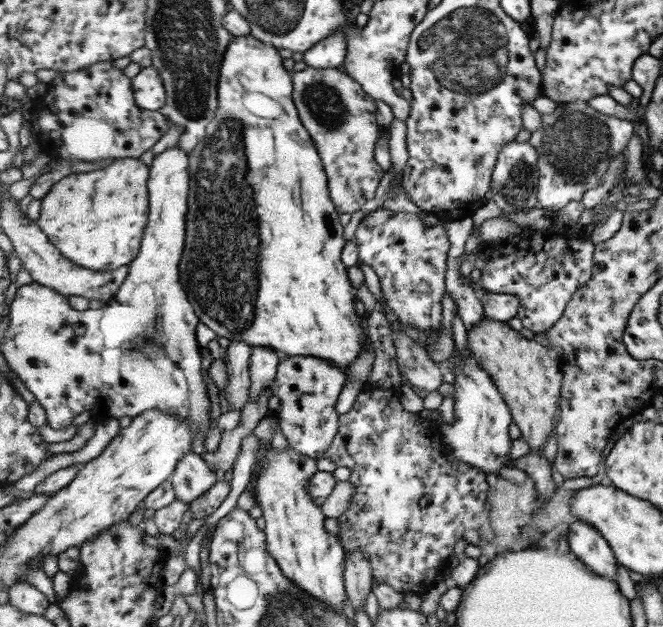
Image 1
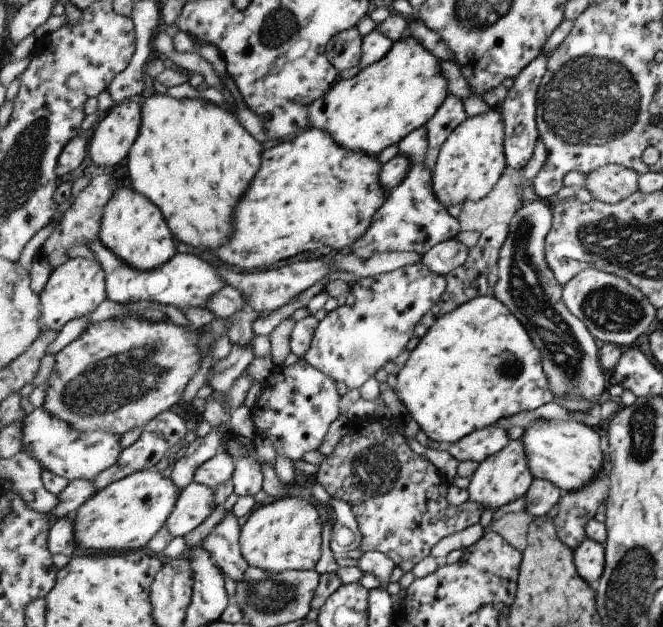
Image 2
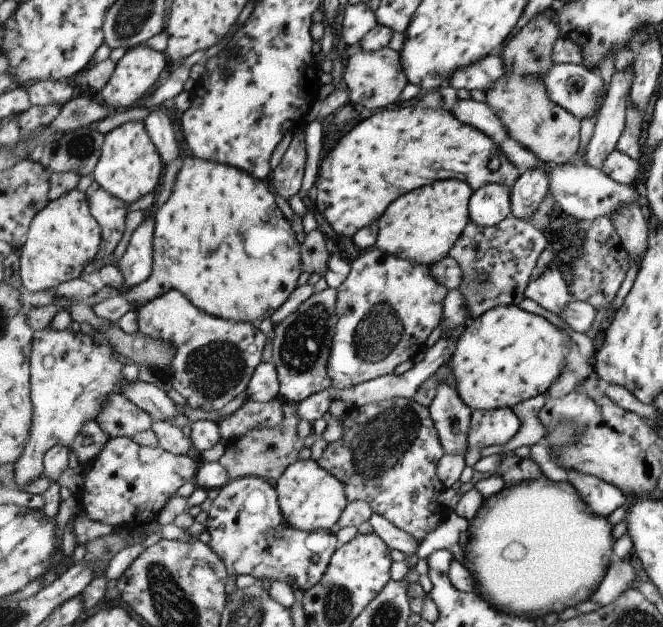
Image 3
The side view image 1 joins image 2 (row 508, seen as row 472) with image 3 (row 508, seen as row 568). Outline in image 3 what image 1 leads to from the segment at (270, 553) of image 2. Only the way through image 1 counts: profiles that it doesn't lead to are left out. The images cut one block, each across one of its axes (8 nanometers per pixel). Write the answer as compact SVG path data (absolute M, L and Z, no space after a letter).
M300 458L274 483L279 492L280 507L284 517L296 529L309 532L319 529L329 531L338 523L349 504L346 484L316 460Z

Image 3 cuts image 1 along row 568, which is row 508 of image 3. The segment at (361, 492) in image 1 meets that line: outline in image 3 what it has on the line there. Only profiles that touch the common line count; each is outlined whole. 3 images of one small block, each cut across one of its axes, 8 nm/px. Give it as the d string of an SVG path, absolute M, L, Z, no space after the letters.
M407 397L369 402L368 405L350 409L343 426L344 433L341 440L328 443L317 462L346 484L349 503L354 500L368 502L375 513L382 514L395 526L406 530L419 542L423 542L425 536L441 524L444 519L442 517L446 513L438 501L445 486L437 474L439 461L446 452L430 407Z

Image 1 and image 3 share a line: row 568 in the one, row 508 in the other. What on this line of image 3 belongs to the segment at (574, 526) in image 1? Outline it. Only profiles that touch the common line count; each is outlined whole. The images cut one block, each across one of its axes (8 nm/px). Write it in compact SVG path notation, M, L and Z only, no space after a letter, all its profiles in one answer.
M577 469L568 470L567 476L596 515L607 517L627 502L628 496L620 488L601 477Z

